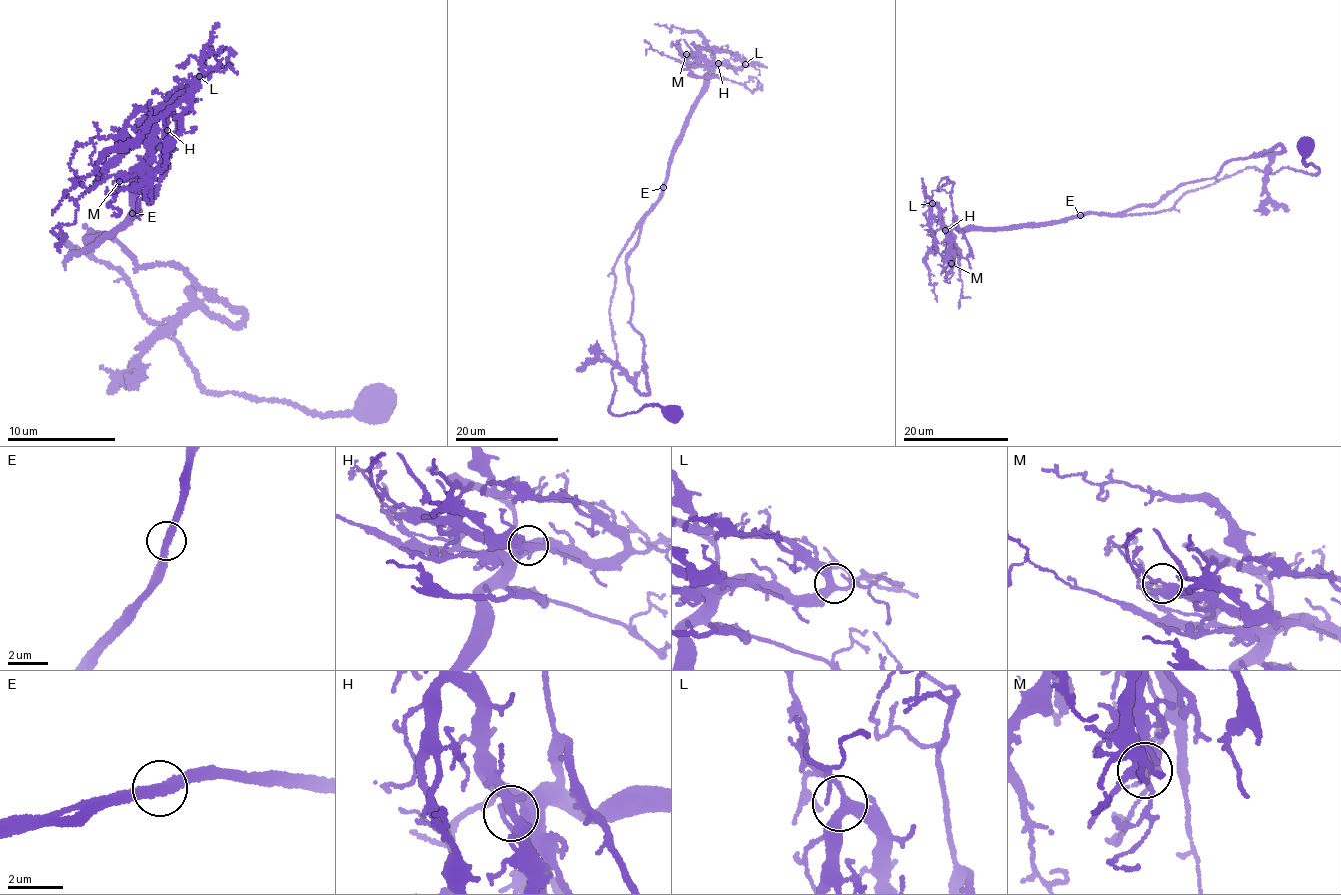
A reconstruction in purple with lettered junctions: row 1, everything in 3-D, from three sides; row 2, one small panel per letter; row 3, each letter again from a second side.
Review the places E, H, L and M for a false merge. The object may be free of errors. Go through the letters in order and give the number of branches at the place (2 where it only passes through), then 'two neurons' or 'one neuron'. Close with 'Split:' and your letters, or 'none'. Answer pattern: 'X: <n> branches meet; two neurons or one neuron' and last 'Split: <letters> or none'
E: 2 branches meet; one neuron
H: 2 branches meet; one neuron
L: 4 branches meet; one neuron
M: 3 branches meet; one neuron
Split: none

